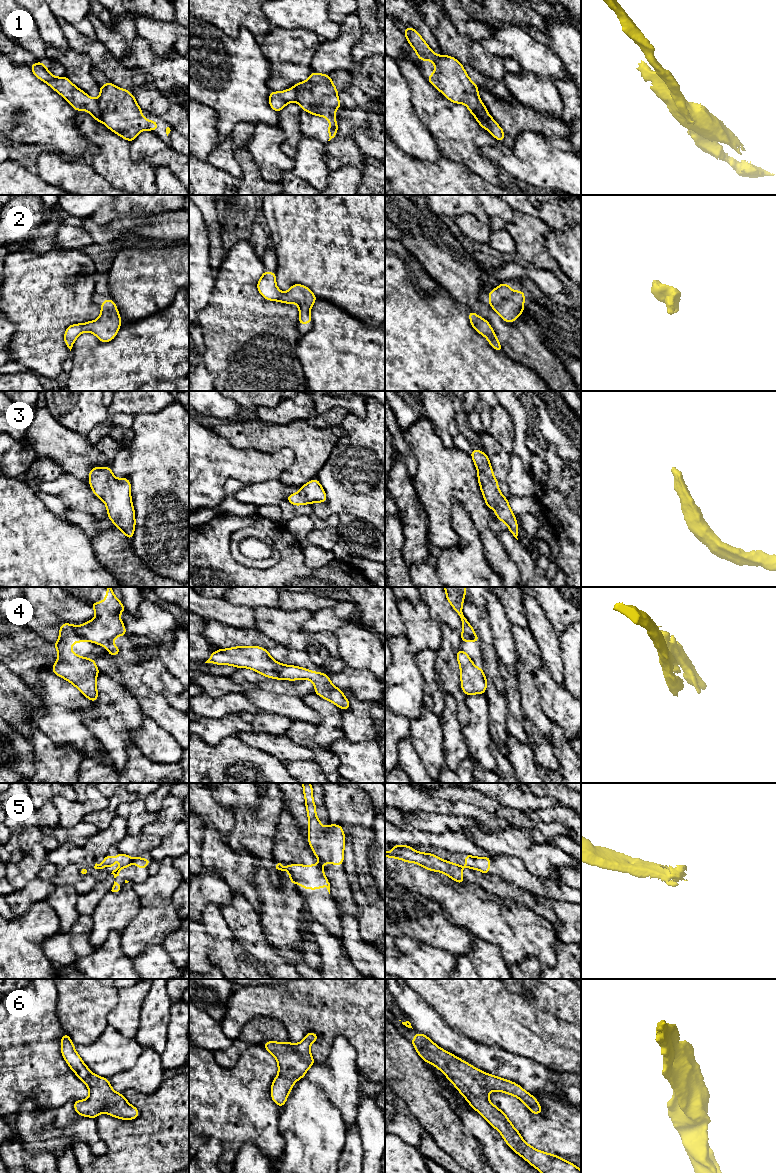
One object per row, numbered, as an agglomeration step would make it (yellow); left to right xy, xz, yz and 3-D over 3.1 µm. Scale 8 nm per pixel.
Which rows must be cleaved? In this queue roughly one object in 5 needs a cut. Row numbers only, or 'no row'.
1, 4, 5

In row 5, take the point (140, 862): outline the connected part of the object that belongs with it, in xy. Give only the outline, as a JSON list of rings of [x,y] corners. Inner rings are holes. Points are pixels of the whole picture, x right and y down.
[[[137,857],[133,860],[132,863],[134,863],[137,867],[139,867],[141,870],[143,870],[146,866],[149,866],[151,859],[145,859],[141,857]]]

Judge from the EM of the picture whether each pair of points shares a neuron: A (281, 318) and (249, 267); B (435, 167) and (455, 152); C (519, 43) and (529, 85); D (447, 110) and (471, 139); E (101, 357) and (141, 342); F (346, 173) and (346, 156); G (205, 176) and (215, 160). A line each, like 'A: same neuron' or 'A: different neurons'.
A: same neuron
B: different neurons
C: different neurons
D: same neuron
E: same neuron
F: different neurons
G: different neurons

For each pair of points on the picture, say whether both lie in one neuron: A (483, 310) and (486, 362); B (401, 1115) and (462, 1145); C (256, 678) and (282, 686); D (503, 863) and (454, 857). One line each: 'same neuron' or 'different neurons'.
A: different neurons
B: different neurons
C: same neuron
D: same neuron

